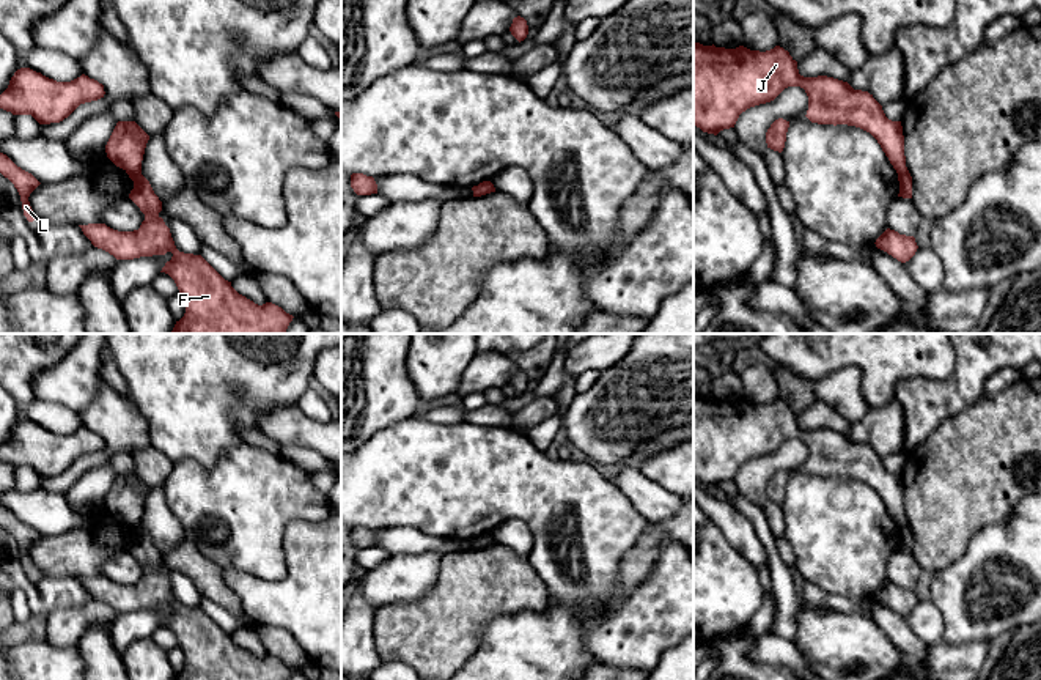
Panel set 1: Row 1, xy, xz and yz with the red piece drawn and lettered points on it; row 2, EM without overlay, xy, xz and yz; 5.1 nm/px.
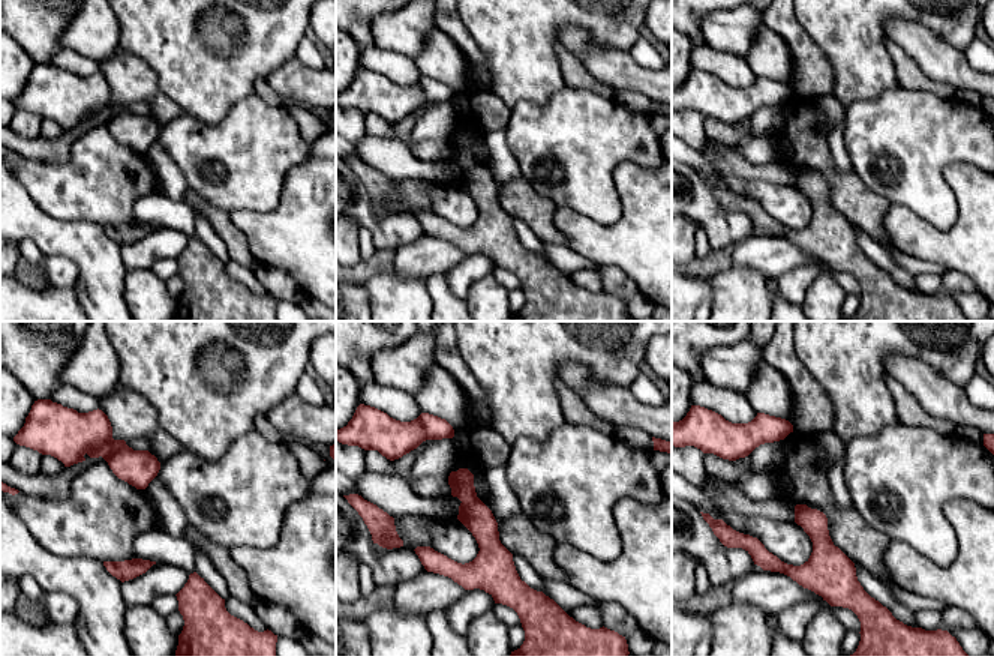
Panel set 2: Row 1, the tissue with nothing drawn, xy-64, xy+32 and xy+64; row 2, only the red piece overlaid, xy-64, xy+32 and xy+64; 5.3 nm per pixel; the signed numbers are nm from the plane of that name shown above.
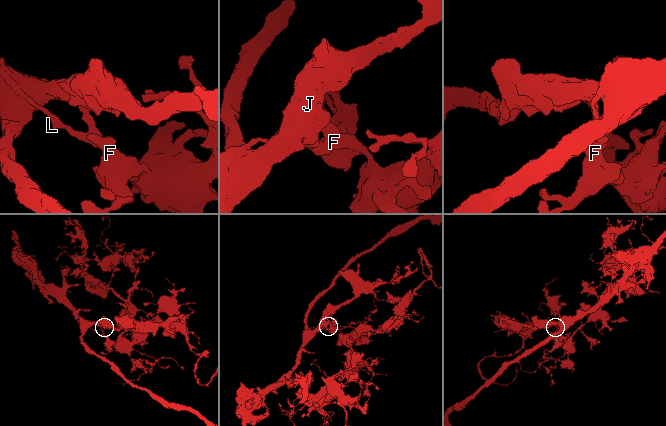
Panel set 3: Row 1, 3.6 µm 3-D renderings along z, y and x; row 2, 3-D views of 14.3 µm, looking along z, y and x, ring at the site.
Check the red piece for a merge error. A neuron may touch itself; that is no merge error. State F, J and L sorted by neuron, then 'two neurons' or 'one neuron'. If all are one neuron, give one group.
F L / J; two neurons

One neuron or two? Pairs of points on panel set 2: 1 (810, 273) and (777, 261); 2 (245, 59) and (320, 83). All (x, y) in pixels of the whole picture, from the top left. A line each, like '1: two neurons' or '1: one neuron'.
1: two neurons
2: two neurons

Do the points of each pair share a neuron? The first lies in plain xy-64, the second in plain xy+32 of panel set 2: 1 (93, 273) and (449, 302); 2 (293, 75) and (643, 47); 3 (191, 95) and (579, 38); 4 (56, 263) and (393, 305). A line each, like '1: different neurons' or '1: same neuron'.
1: same neuron
2: different neurons
3: different neurons
4: different neurons

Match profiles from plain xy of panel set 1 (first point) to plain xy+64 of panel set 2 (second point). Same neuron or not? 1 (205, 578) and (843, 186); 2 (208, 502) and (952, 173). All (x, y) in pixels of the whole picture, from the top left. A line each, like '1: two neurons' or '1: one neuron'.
1: one neuron
2: two neurons

